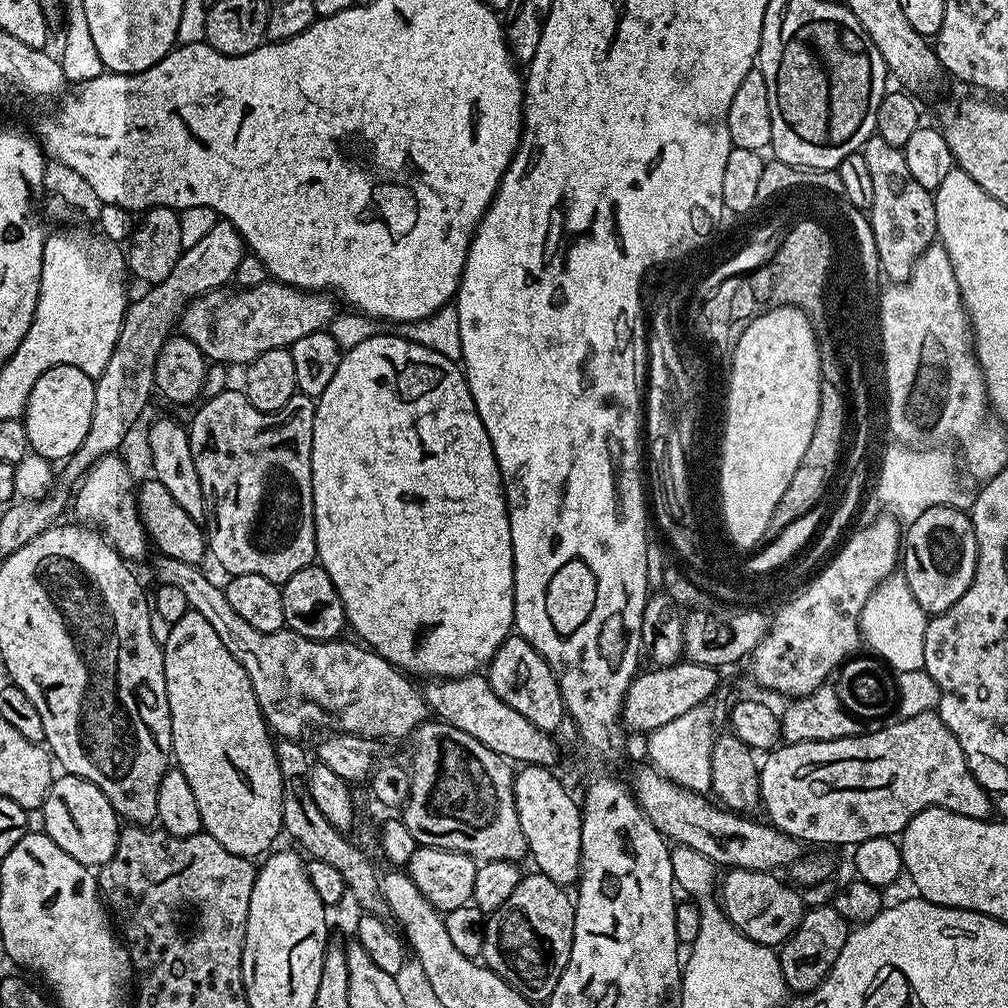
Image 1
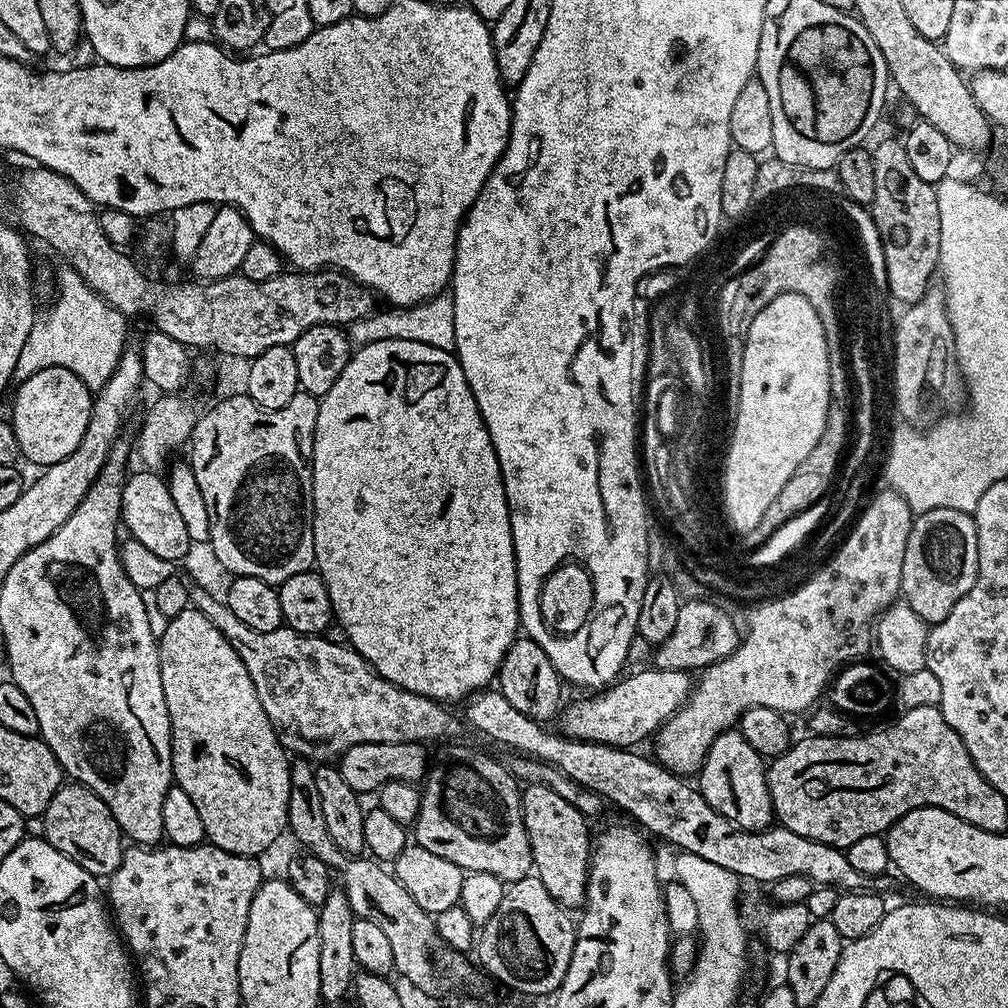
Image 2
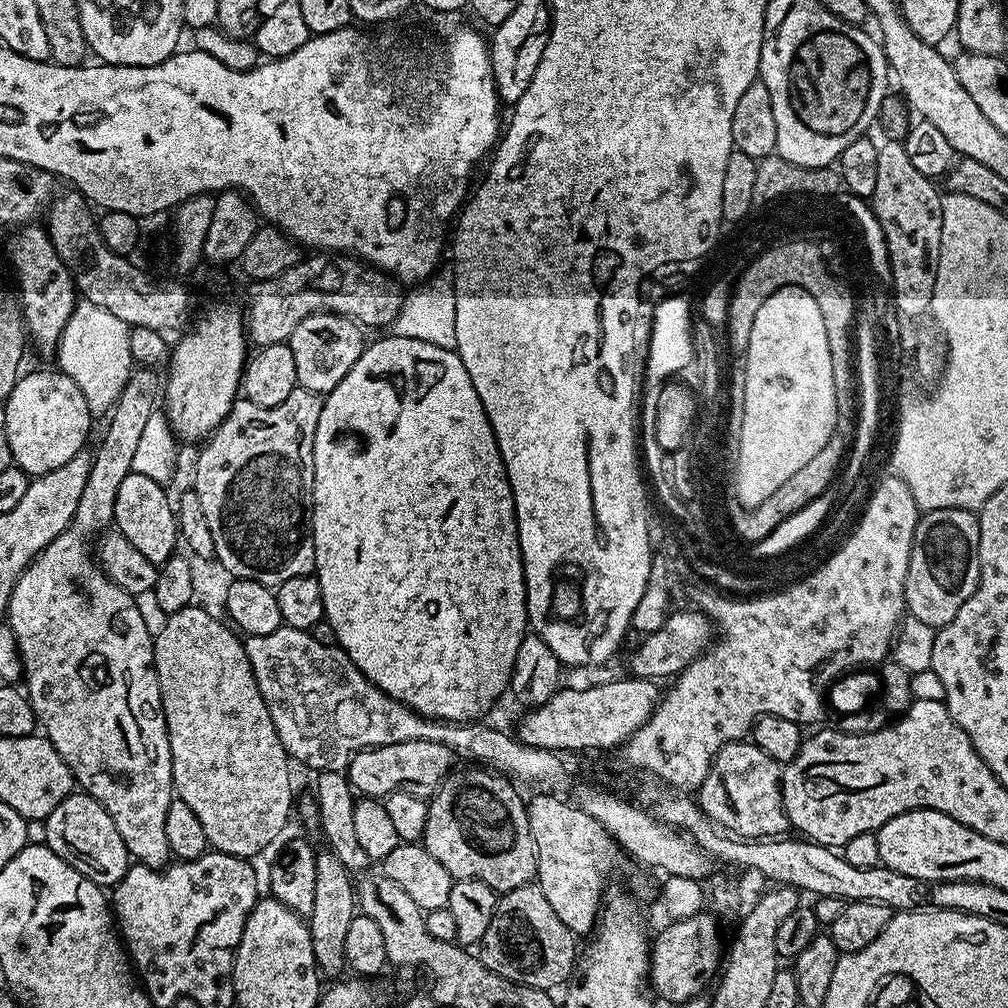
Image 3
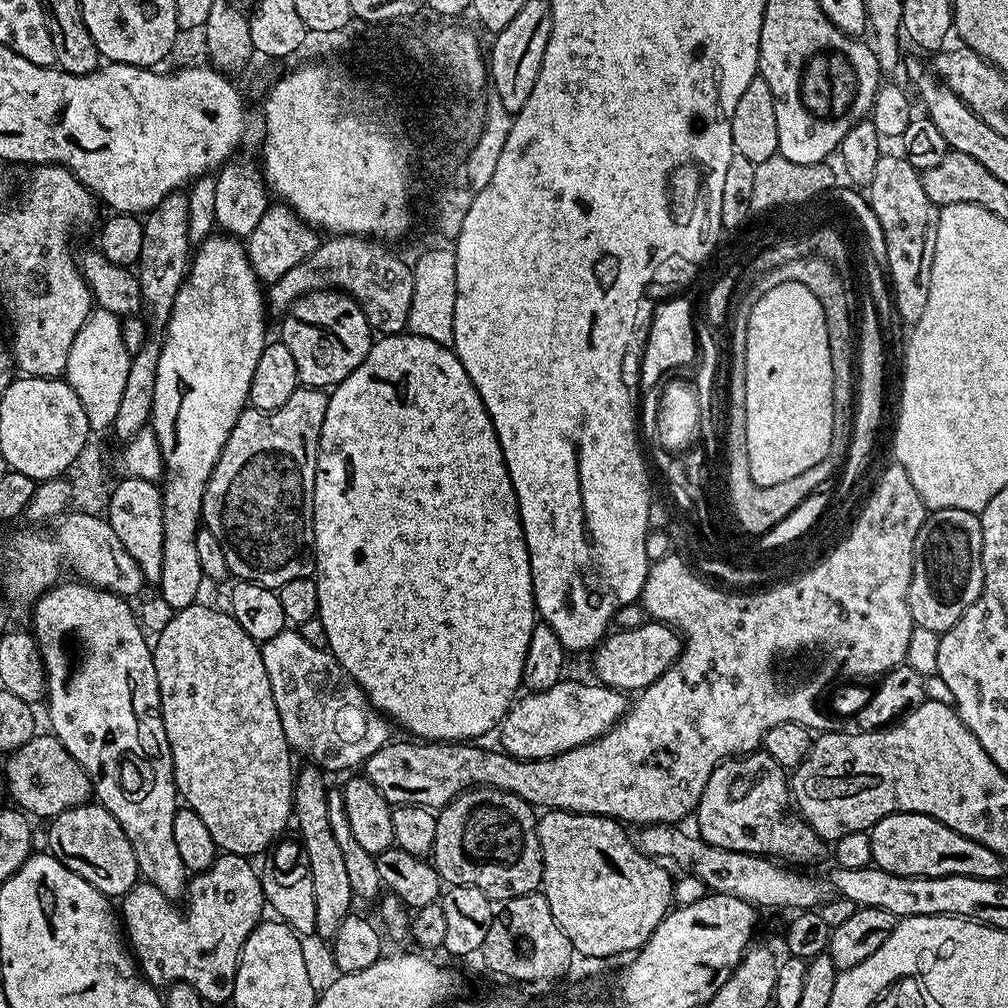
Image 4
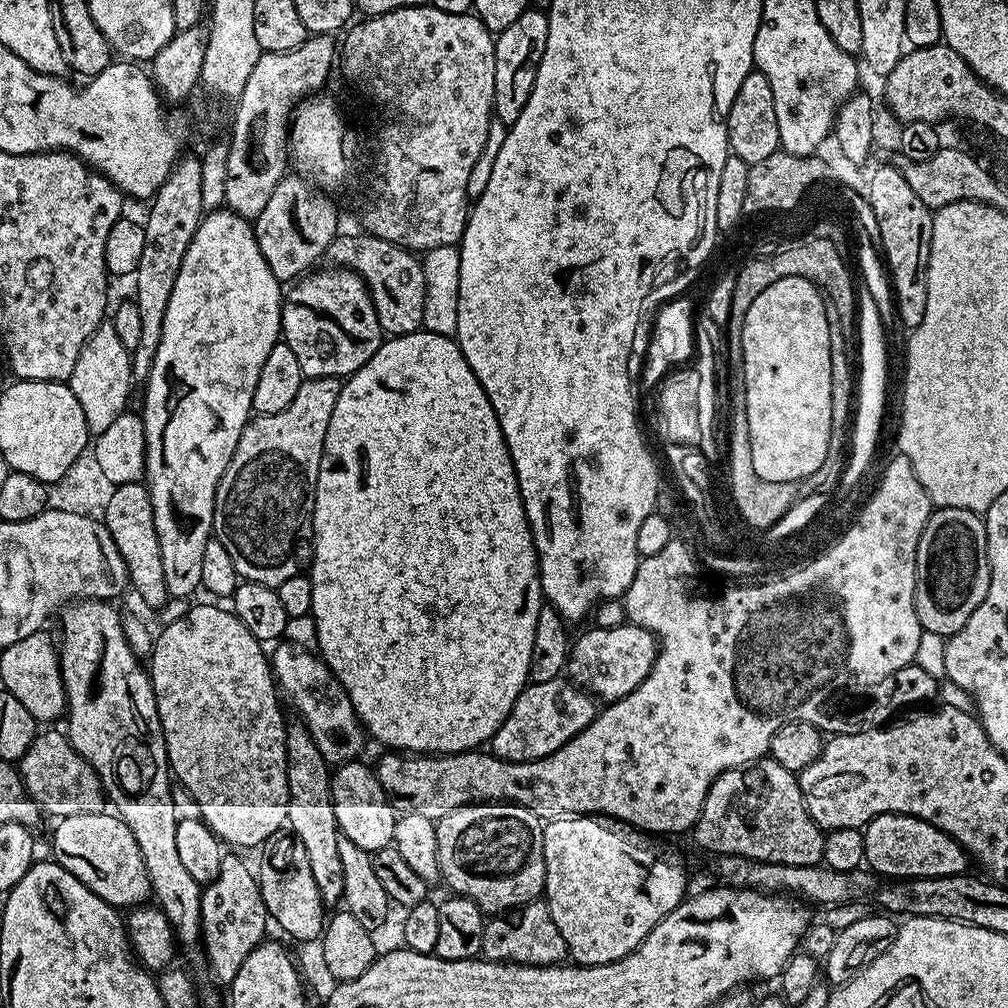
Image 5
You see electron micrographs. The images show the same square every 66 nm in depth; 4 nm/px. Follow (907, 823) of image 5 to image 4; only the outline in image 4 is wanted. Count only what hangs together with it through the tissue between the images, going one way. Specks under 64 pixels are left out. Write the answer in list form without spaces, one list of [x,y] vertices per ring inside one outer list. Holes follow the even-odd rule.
[[[895,812],[882,818],[868,832],[872,864],[899,876],[973,876],[999,880],[1005,874],[1005,861],[994,850],[942,826],[934,818],[917,812]]]

